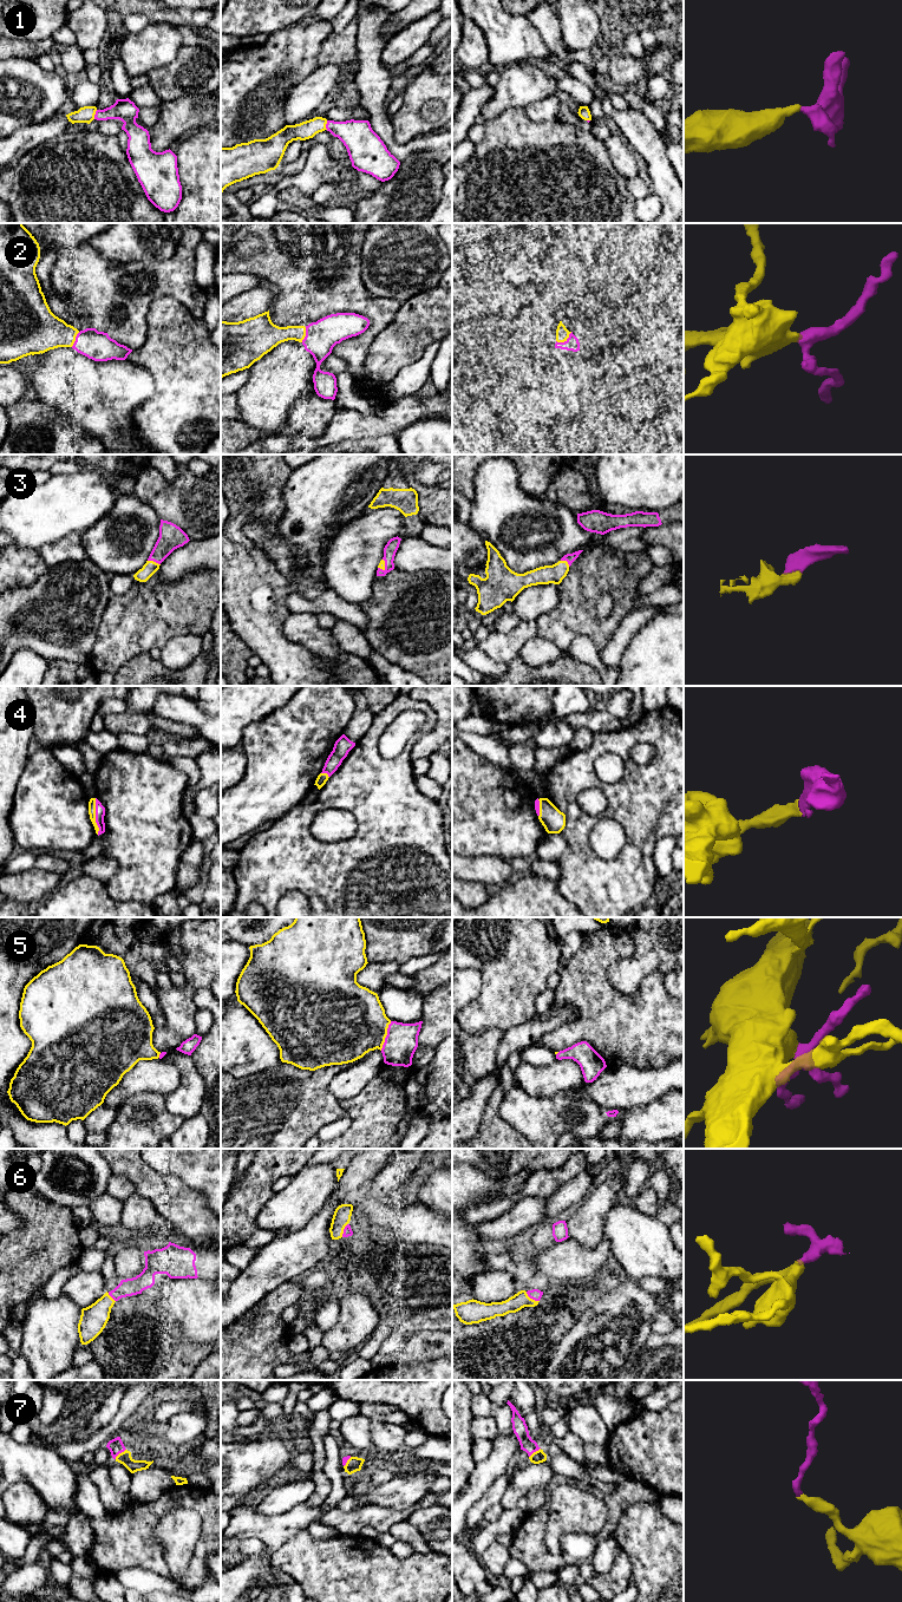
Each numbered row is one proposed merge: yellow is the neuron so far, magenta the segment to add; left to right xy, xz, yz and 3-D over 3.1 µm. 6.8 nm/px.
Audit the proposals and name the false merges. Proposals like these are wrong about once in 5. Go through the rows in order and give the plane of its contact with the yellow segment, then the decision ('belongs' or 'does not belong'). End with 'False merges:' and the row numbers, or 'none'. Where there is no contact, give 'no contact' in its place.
1: xy | belongs
2: yz | belongs
3: xy | belongs
4: xy | belongs
5: xz | belongs
6: yz | belongs
7: xy | belongs
False merges: none

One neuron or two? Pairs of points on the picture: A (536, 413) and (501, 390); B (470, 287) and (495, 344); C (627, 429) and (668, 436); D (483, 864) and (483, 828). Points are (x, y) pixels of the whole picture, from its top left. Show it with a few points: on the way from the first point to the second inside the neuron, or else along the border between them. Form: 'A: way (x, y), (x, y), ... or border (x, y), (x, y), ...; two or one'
A: border (518, 387), (503, 401); two
B: border (464, 302), (477, 303); two
C: border (659, 433), (664, 442); two
D: border (464, 855), (498, 856), (508, 861); two

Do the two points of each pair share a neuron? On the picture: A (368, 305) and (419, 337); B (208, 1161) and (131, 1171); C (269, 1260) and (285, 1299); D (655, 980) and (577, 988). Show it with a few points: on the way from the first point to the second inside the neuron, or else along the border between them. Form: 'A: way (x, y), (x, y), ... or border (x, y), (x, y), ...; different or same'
A: border (402, 303), (394, 318), (373, 339); different
B: border (143, 1161), (162, 1174), (174, 1175), (180, 1178); different
C: border (294, 1279), (274, 1288), (259, 1303); different
D: way (640, 1001), (635, 1006), (602, 1006), (599, 1002); same

